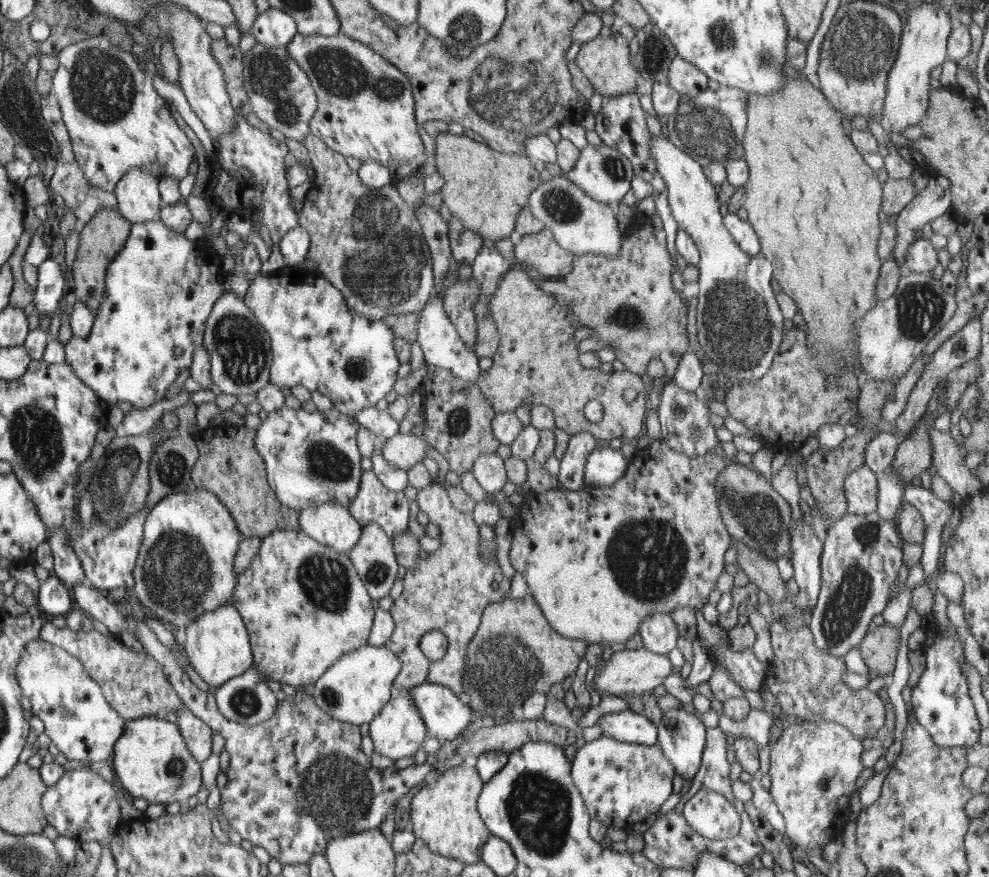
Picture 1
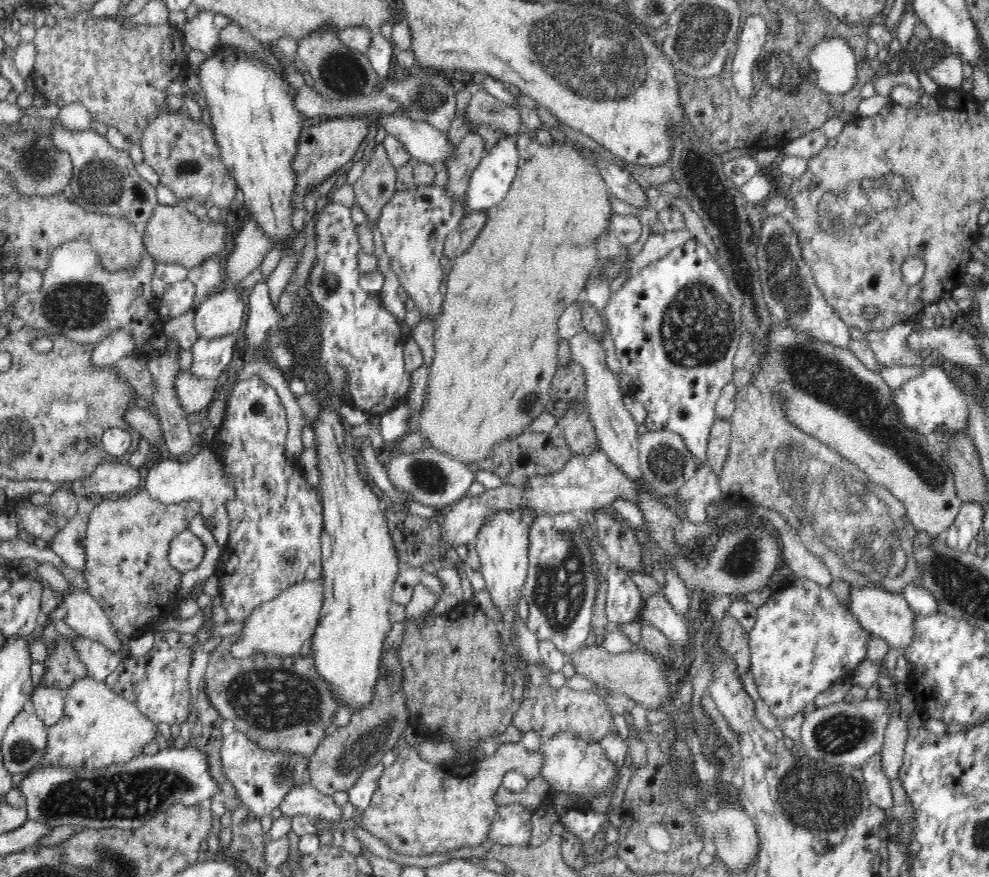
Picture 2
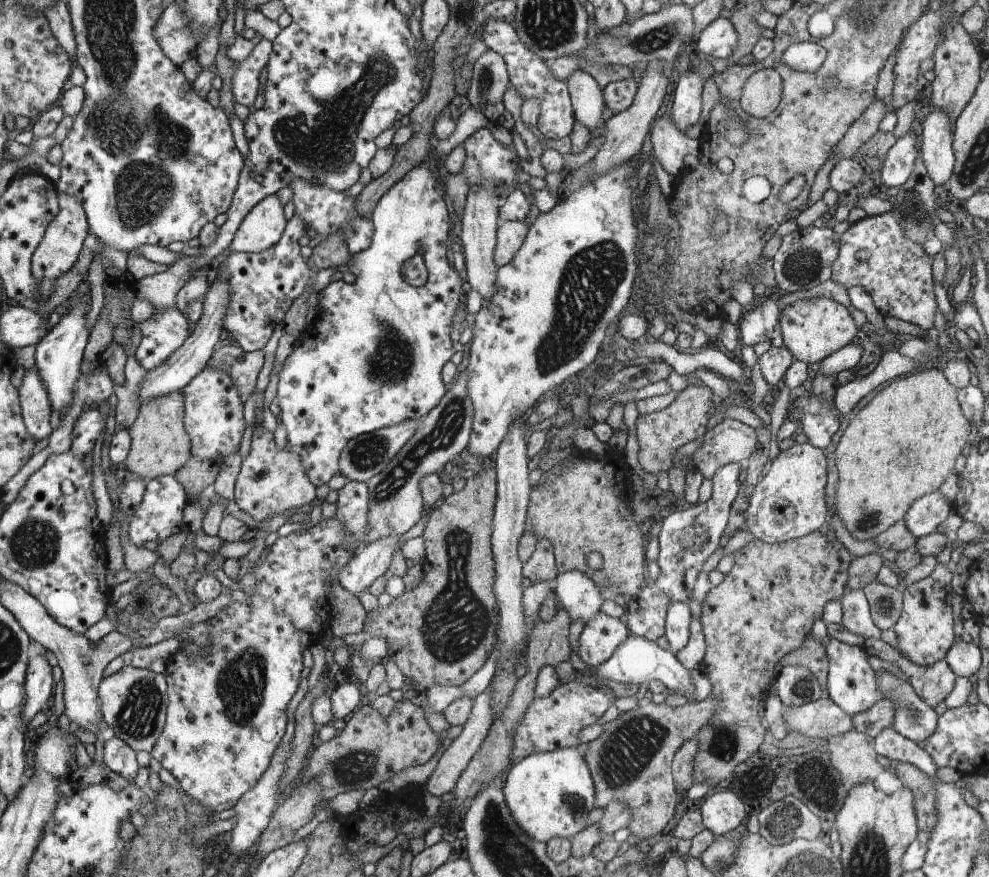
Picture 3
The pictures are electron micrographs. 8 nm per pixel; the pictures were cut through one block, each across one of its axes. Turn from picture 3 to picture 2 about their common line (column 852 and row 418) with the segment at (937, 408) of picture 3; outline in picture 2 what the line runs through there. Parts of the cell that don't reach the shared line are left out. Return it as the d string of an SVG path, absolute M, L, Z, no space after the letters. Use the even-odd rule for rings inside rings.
M519 130L517 135L517 151L519 154L519 163L516 176L512 180L508 194L504 200L490 206L485 212L488 213L488 220L484 228L480 230L472 246L457 256L450 268L448 280L445 282L446 295L442 302L440 316L436 318L436 331L434 334L434 357L432 364L427 370L428 395L426 404L420 410L418 416L418 430L420 434L429 442L429 446L459 460L466 465L472 462L479 462L488 458L490 452L494 451L502 441L508 438L517 437L525 431L529 431L534 421L546 410L552 390L552 379L557 372L558 367L558 348L561 341L558 337L558 320L564 310L573 303L577 303L585 294L585 286L595 270L600 260L597 256L596 244L600 238L604 238L611 232L611 218L614 214L608 202L609 190L605 180L597 172L597 162L585 156L585 149L579 150L576 141L553 142L552 145L538 143L536 139L530 139L530 135Z

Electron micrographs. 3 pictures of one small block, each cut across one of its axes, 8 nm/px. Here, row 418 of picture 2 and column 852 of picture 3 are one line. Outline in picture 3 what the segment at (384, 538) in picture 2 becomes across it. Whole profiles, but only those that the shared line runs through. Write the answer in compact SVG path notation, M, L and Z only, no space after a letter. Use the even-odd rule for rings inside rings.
M826 298L801 299L780 312L777 333L784 339L784 347L796 361L806 365L822 362L833 354L857 340L859 330L848 308Z

